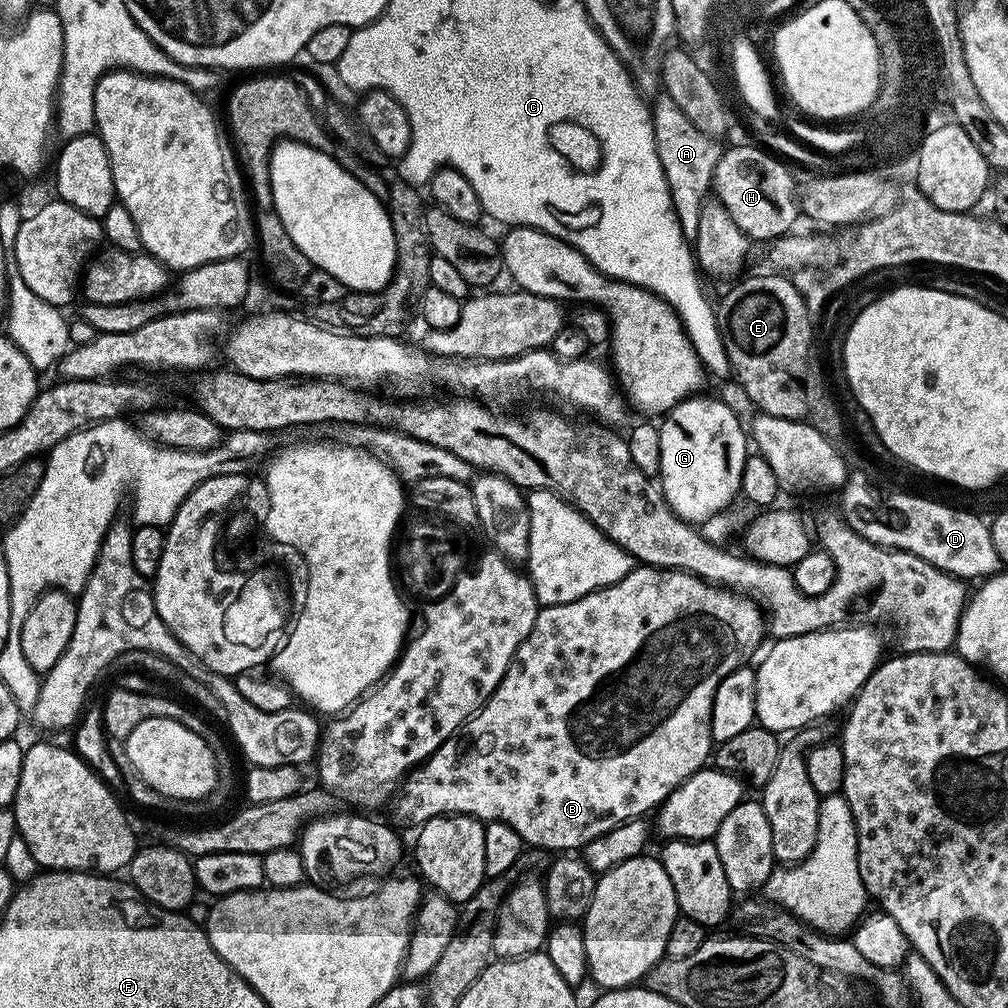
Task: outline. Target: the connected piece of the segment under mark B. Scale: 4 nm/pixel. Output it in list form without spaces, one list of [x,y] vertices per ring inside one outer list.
[[[636,566],[629,570],[626,574],[626,578],[622,578],[618,582],[614,582],[605,588],[595,588],[593,592],[586,594],[582,598],[578,598],[574,602],[549,604],[541,607],[540,613],[536,616],[534,626],[530,630],[530,634],[526,634],[522,646],[518,646],[518,650],[514,654],[514,658],[510,662],[510,666],[506,670],[502,682],[492,691],[492,697],[485,702],[483,708],[481,708],[472,719],[465,722],[461,731],[457,732],[455,736],[452,736],[446,742],[442,742],[442,746],[438,746],[438,750],[434,750],[434,754],[430,759],[413,768],[412,771],[404,777],[402,783],[399,785],[398,791],[395,793],[394,801],[396,800],[396,805],[393,806],[392,812],[402,823],[413,824],[413,826],[425,824],[426,821],[435,816],[472,816],[475,820],[485,822],[489,820],[500,820],[503,824],[509,824],[509,826],[520,835],[520,839],[525,845],[534,848],[547,848],[556,854],[563,853],[565,850],[583,849],[584,845],[590,843],[591,840],[598,838],[602,834],[606,834],[610,830],[614,830],[619,824],[625,824],[628,820],[643,817],[645,814],[651,813],[653,810],[659,808],[665,798],[667,798],[682,781],[686,778],[690,778],[709,763],[710,757],[714,752],[714,743],[711,736],[711,716],[715,691],[718,690],[719,683],[722,682],[727,675],[731,674],[732,671],[741,667],[741,665],[747,661],[744,659],[759,646],[760,639],[762,639],[763,636],[766,636],[766,617],[763,611],[761,611],[753,601],[749,600],[747,596],[741,596],[727,588],[720,587],[718,584],[708,584],[705,580],[698,578],[694,574],[681,572],[674,568]]]

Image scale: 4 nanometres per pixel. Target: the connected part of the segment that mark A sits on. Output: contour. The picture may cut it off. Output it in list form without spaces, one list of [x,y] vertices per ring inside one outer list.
[[[659,93],[652,104],[652,129],[655,136],[655,148],[659,161],[666,173],[667,188],[670,190],[671,202],[678,214],[683,238],[692,246],[698,236],[698,218],[710,192],[712,174],[720,161],[723,147],[717,139],[704,135],[692,124],[690,118],[682,112],[667,93]]]

